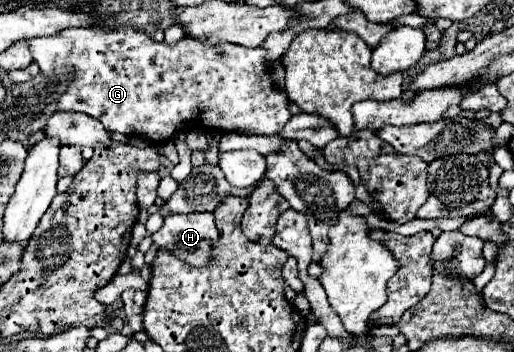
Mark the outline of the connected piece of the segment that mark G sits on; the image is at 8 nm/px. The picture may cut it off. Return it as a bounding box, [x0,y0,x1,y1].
[30,27,292,143]

